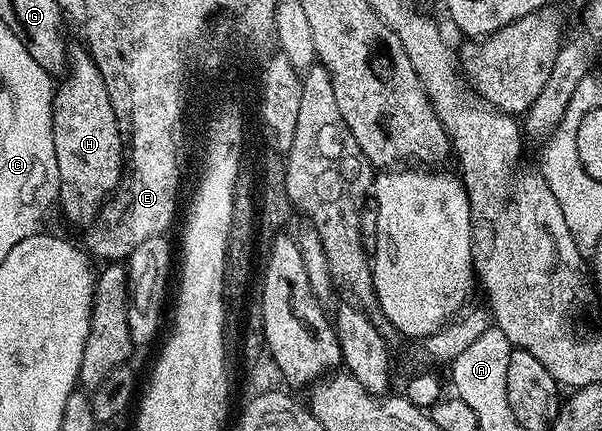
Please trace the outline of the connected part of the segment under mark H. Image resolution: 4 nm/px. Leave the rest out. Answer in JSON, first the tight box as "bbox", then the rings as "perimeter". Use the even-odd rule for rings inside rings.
{"bbox":[53,48,125,227],"perimeter":[[[86,48],[70,50],[67,67],[55,91],[53,147],[57,151],[58,208],[71,225],[86,227],[120,188],[125,176],[125,138],[97,63]]]}

